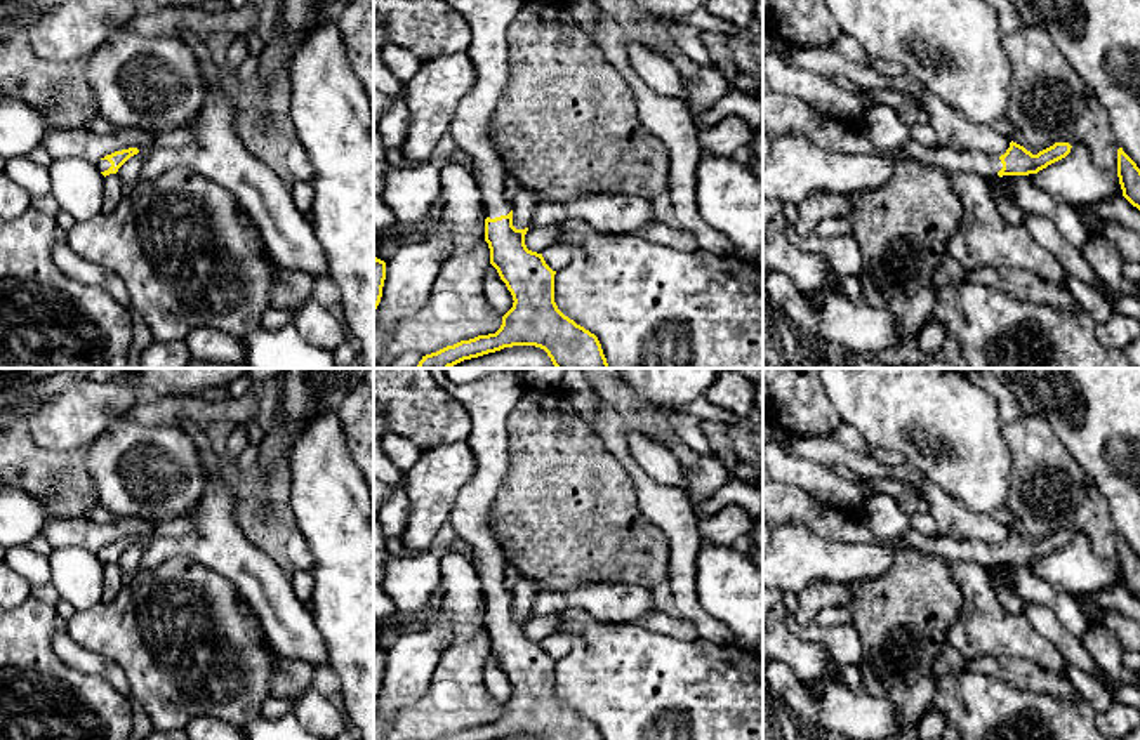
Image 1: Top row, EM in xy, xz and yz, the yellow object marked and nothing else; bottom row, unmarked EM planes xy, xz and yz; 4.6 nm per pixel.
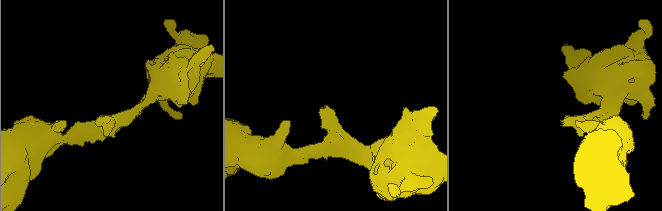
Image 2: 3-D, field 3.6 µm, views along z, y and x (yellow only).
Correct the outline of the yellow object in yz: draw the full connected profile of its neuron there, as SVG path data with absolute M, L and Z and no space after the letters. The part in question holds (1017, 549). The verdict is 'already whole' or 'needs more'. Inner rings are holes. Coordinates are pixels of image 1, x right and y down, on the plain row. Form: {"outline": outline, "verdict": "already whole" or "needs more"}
{"outline": "M909 526L902 535L900 542L905 547L918 549L925 554L942 558L947 565L954 565L963 559L971 559L985 568L1003 565L1029 565L1037 563L1048 554L1065 547L1070 542L1069 532L1055 532L1053 535L1032 544L1024 535L1010 532L1010 537L1001 545L991 545L985 542L964 542L952 537L938 535L935 538L926 537Z", "verdict": "needs more"}

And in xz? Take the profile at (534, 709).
{"outline": "M429 368L434 380L455 396L467 410L473 429L467 445L476 457L473 478L459 490L448 521L457 537L471 545L474 552L474 568L480 575L485 592L485 631L490 638L490 653L497 658L500 669L513 684L513 697L502 705L502 714L495 723L478 724L461 730L440 740L500 740L513 735L535 735L544 740L603 740L598 726L565 705L554 691L554 664L542 643L532 641L525 634L528 617L513 615L513 592L504 585L507 559L497 542L495 530L488 523L488 514L499 486L507 472L507 417L528 389L521 373L495 370L473 382L452 382L445 368Z", "verdict": "needs more"}

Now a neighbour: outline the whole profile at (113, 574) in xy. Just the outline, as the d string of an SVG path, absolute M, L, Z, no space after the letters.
M118 563L104 566L103 601L109 603L120 591L125 572Z

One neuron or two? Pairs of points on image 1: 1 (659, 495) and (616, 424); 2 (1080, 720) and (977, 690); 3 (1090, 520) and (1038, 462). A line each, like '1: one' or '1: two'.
1: one
2: one
3: one

